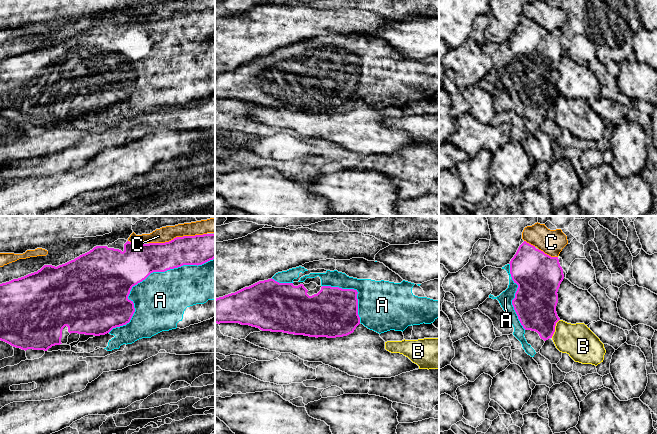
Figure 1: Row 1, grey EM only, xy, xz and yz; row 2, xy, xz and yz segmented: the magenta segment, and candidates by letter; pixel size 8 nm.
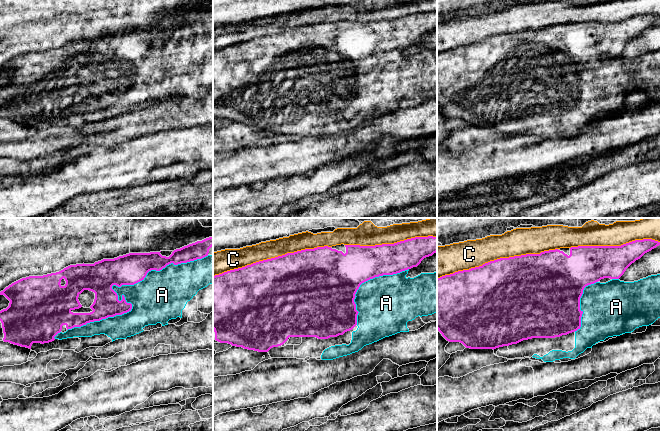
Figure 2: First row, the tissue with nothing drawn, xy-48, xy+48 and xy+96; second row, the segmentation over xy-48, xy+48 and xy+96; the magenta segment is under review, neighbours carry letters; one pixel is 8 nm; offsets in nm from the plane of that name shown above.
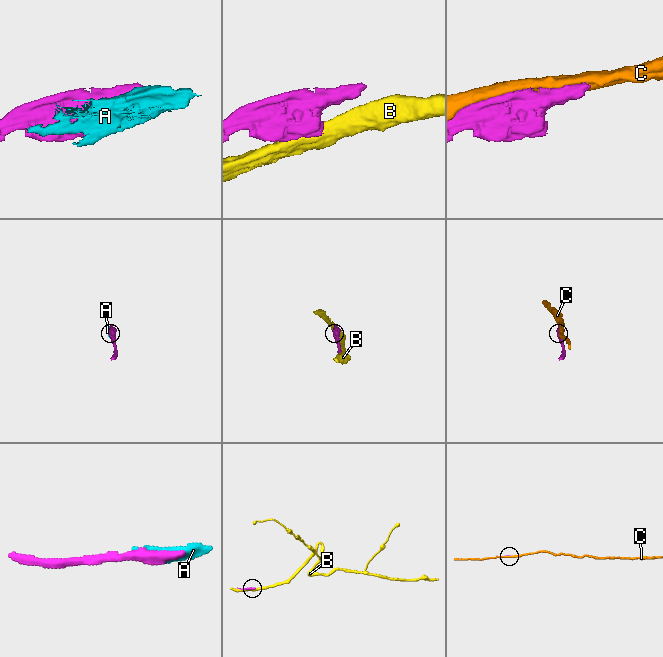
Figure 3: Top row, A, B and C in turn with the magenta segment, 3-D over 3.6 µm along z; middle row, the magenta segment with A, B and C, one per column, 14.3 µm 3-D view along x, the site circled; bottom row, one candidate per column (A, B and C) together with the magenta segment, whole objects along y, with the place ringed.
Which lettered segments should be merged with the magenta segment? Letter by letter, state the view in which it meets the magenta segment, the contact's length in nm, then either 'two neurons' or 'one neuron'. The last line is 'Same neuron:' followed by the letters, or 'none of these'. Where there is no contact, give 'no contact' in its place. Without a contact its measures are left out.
A: xy | 1050 nm | one neuron
B: yz | 170 nm | two neurons
C: xy | 480 nm | two neurons
Same neuron: A

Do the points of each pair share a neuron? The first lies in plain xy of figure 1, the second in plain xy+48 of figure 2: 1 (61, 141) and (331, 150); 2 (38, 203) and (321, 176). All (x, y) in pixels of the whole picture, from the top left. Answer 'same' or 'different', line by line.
1: same
2: same

